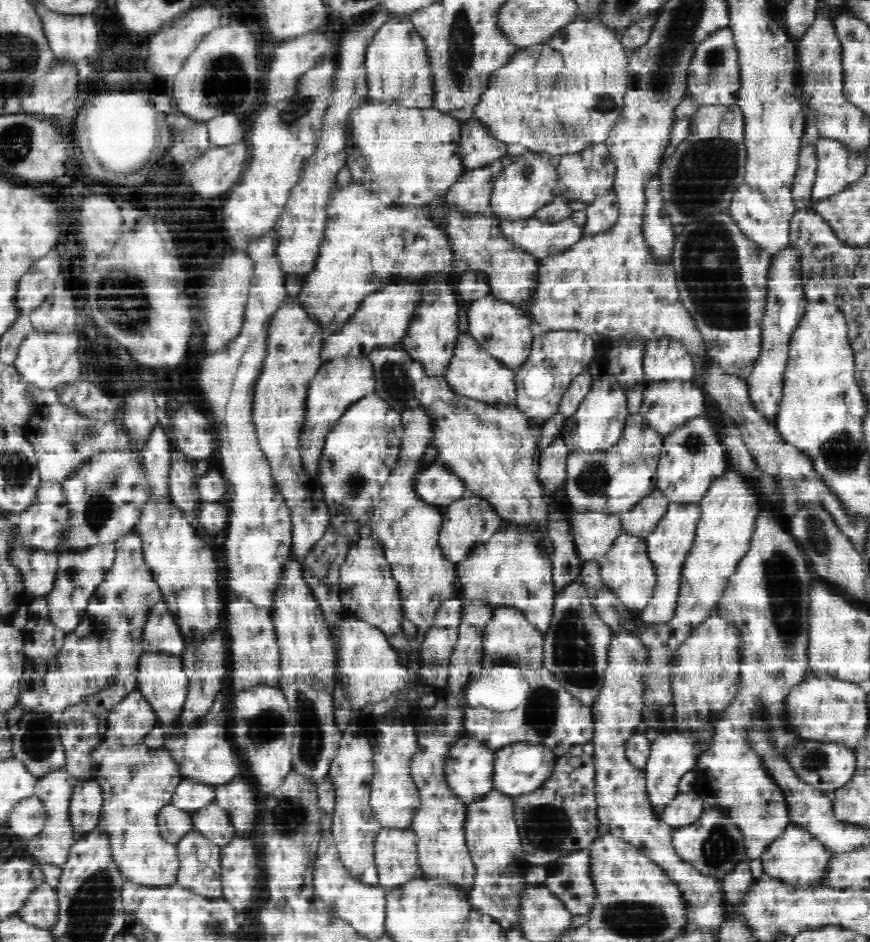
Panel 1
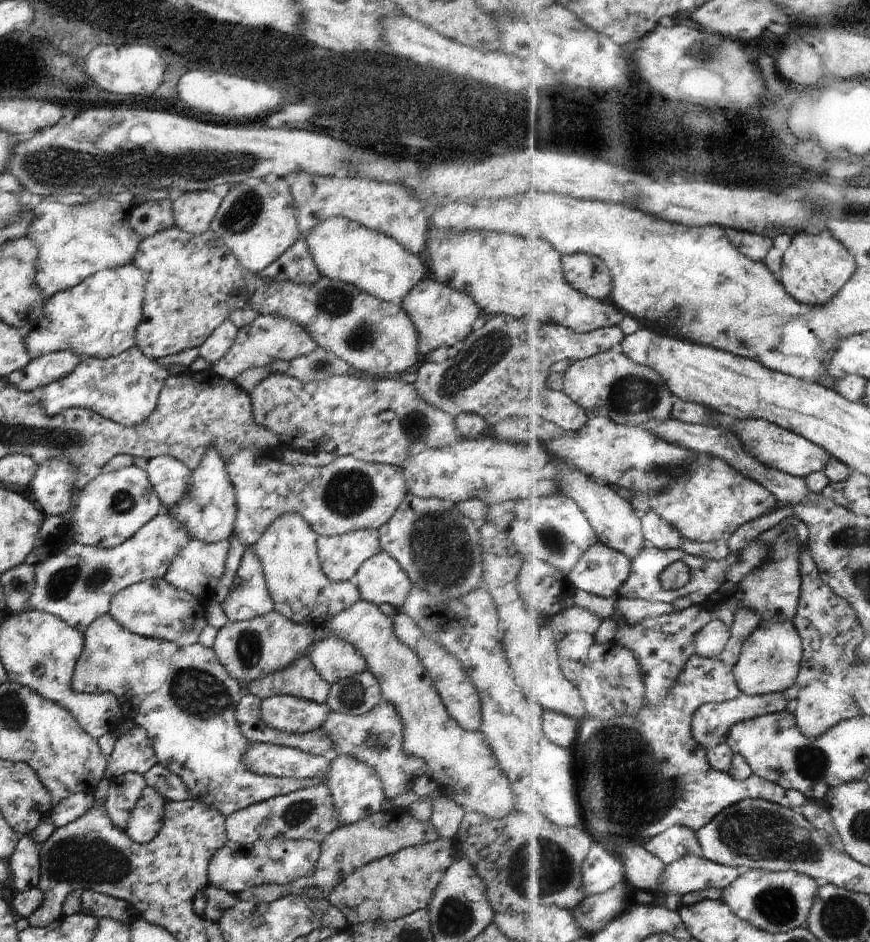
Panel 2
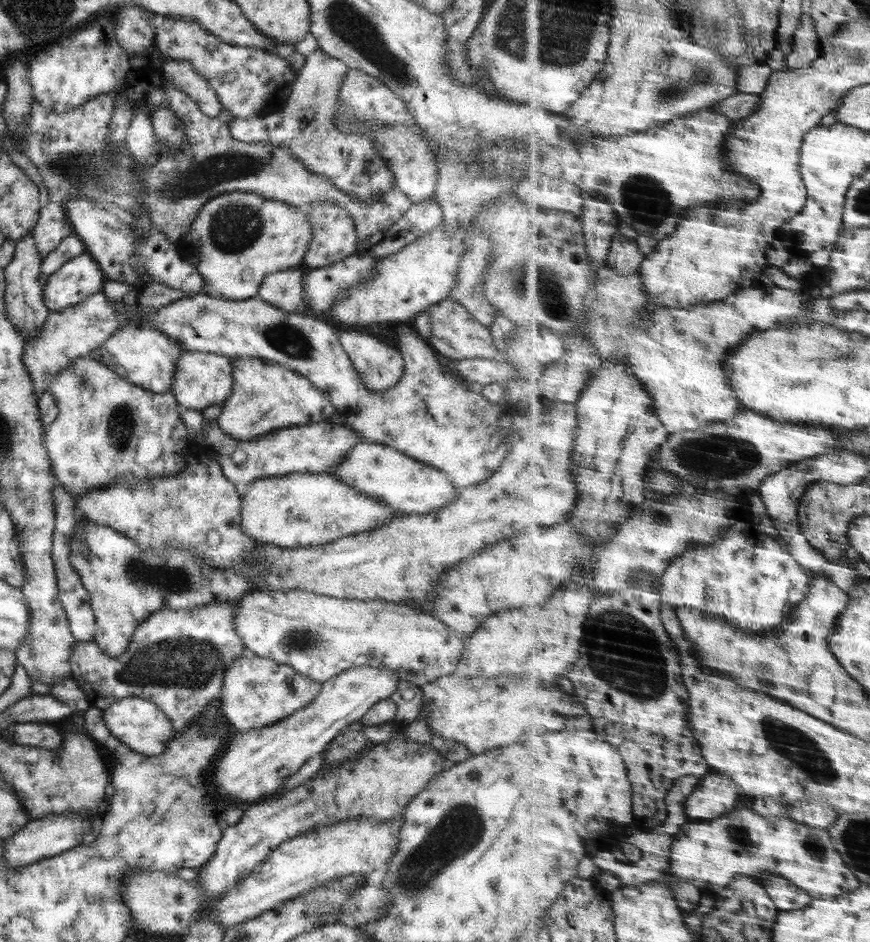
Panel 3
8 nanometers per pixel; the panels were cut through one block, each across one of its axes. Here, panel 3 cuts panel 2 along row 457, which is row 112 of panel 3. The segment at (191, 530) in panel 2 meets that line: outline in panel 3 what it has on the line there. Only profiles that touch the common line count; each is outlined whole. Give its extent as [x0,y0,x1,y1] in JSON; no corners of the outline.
[160,59,222,118]

